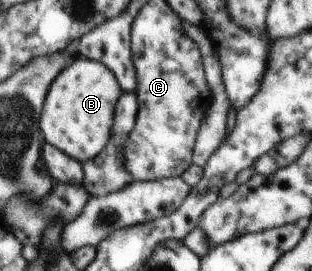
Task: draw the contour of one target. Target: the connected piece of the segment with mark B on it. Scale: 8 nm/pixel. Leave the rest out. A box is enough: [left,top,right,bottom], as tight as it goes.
[39,55,122,163]

